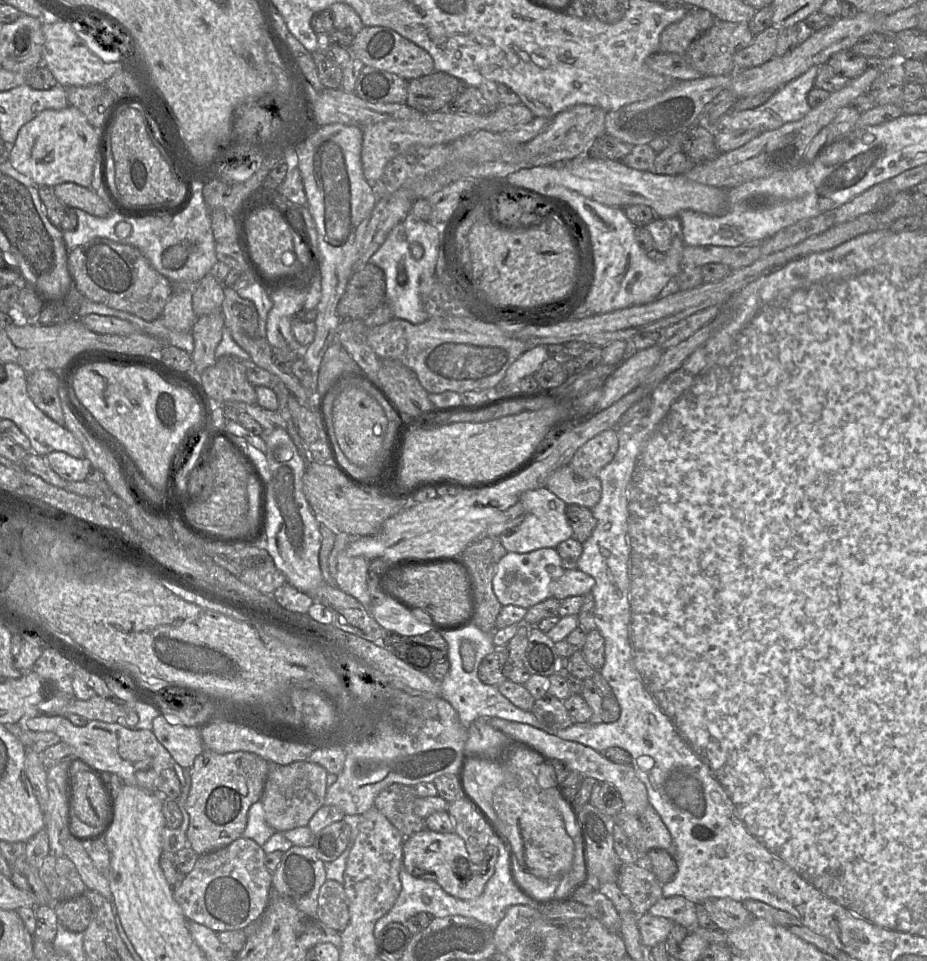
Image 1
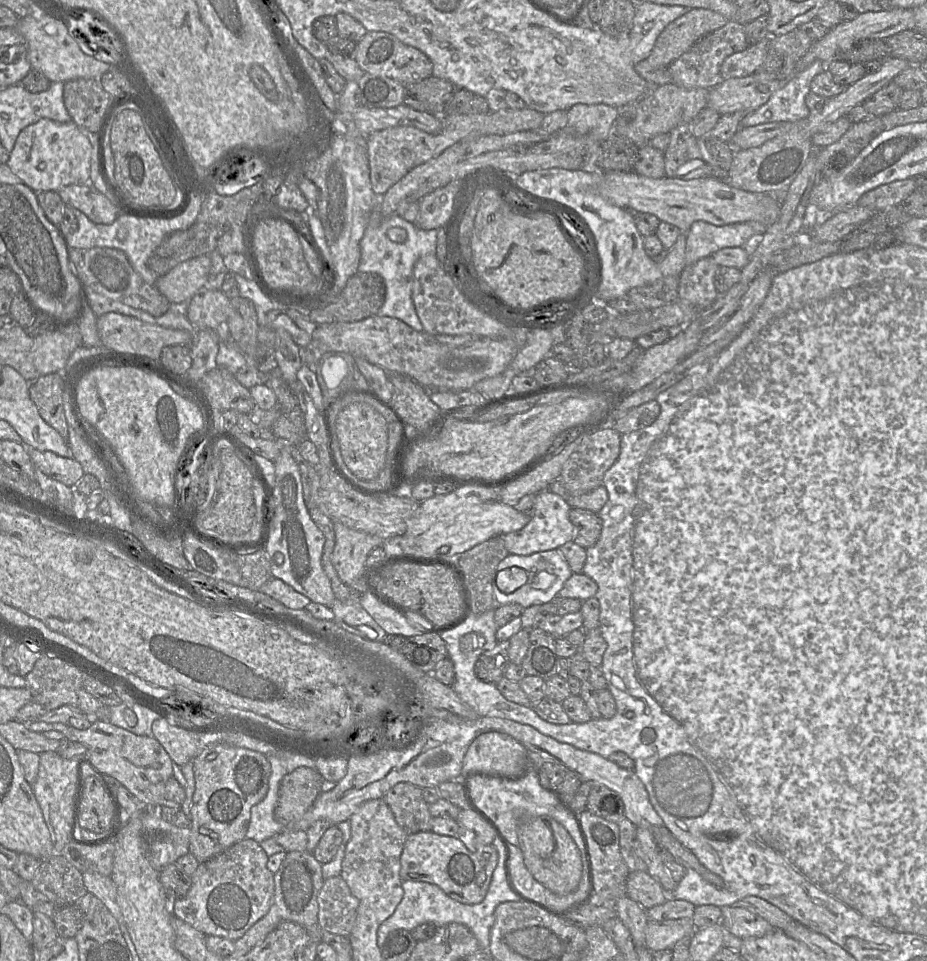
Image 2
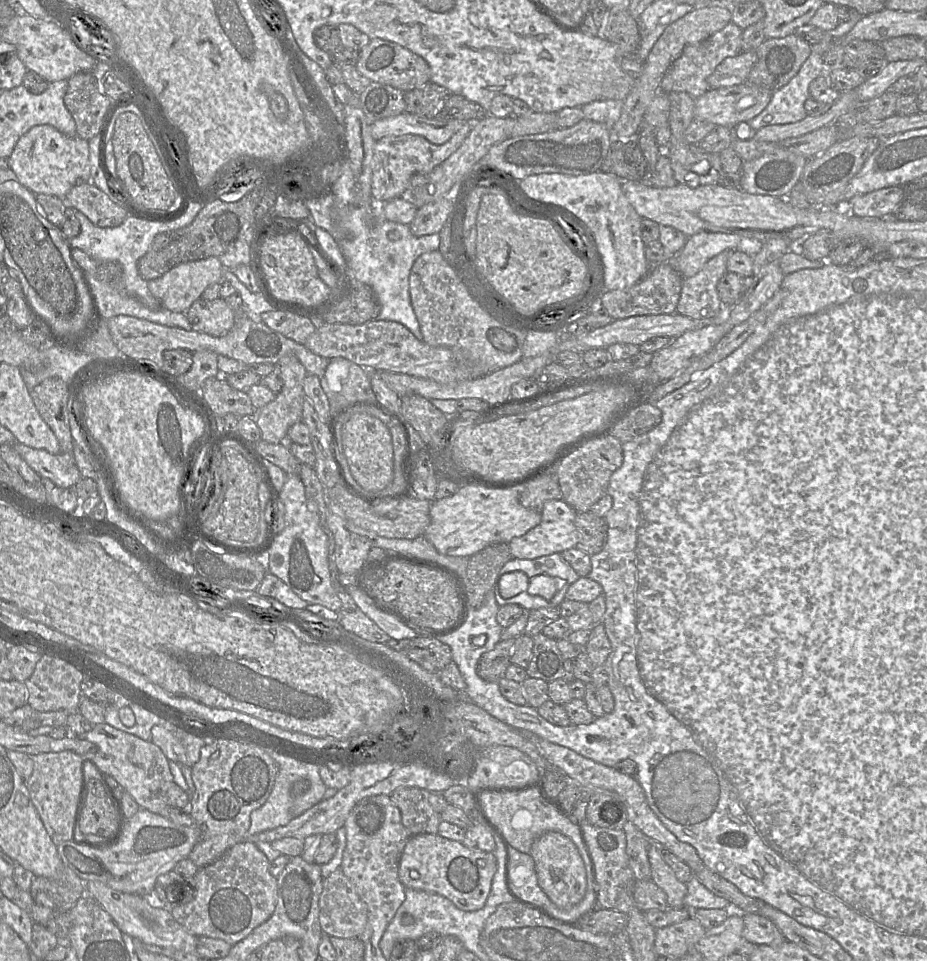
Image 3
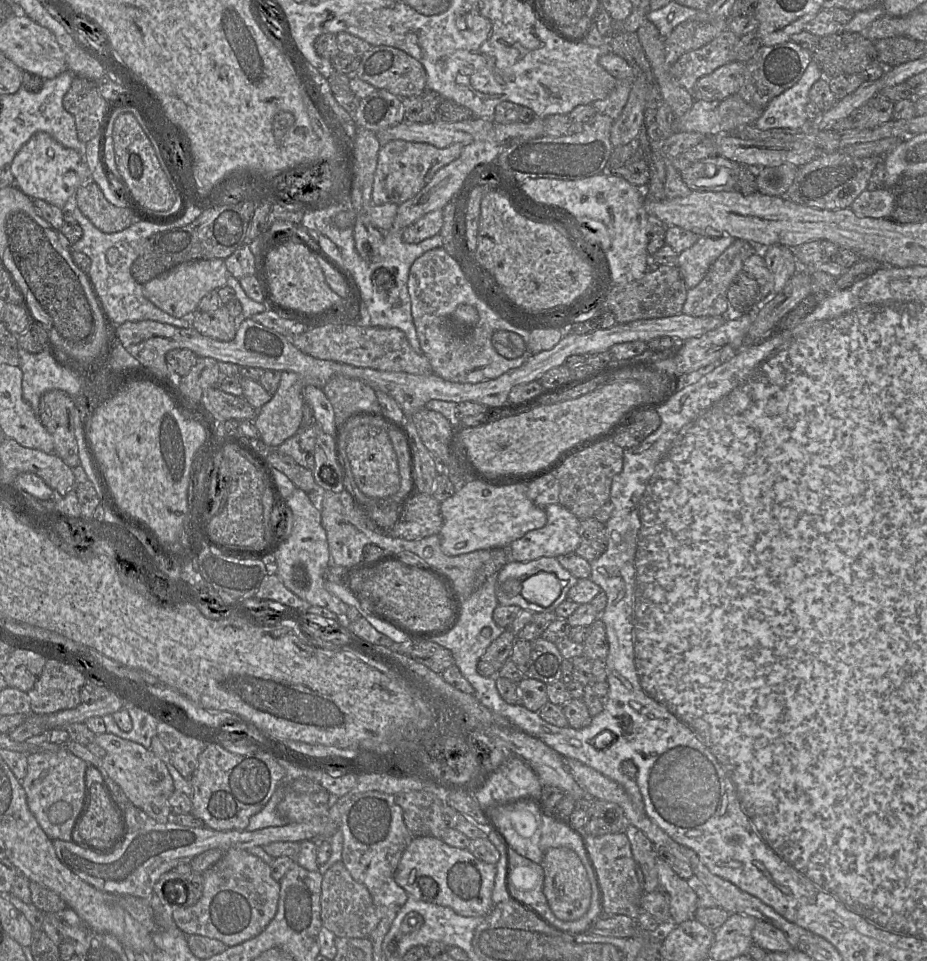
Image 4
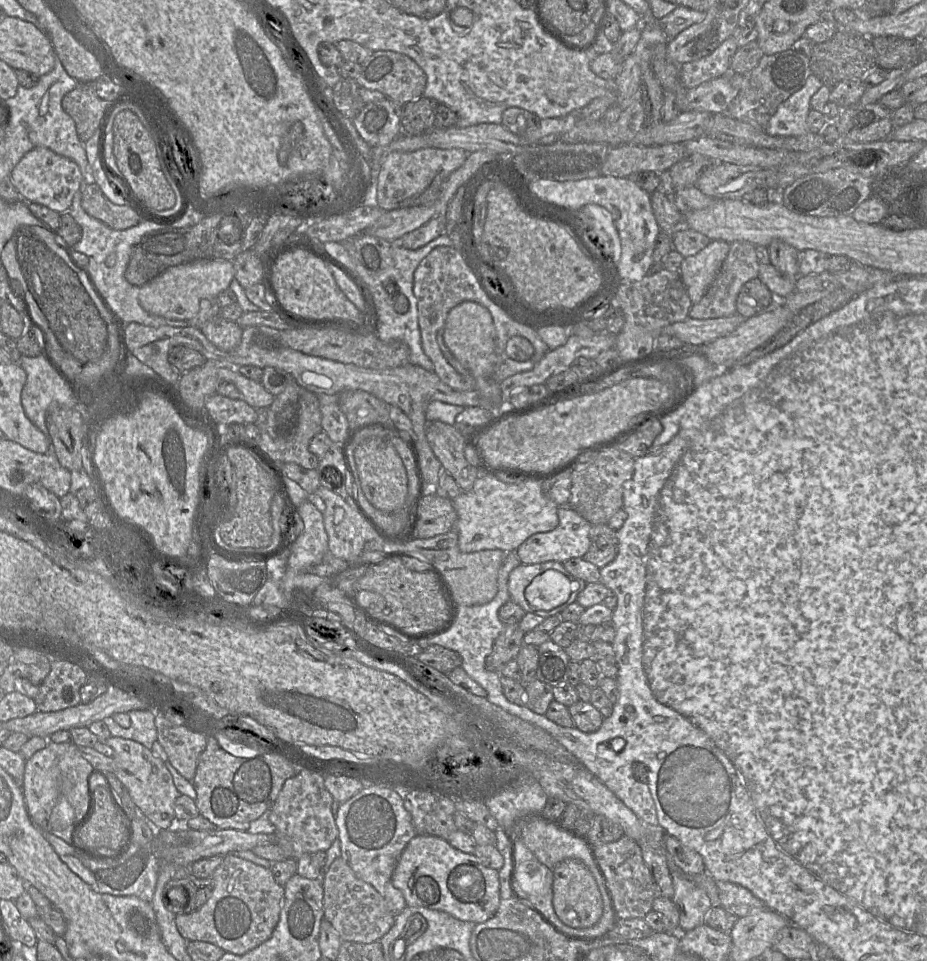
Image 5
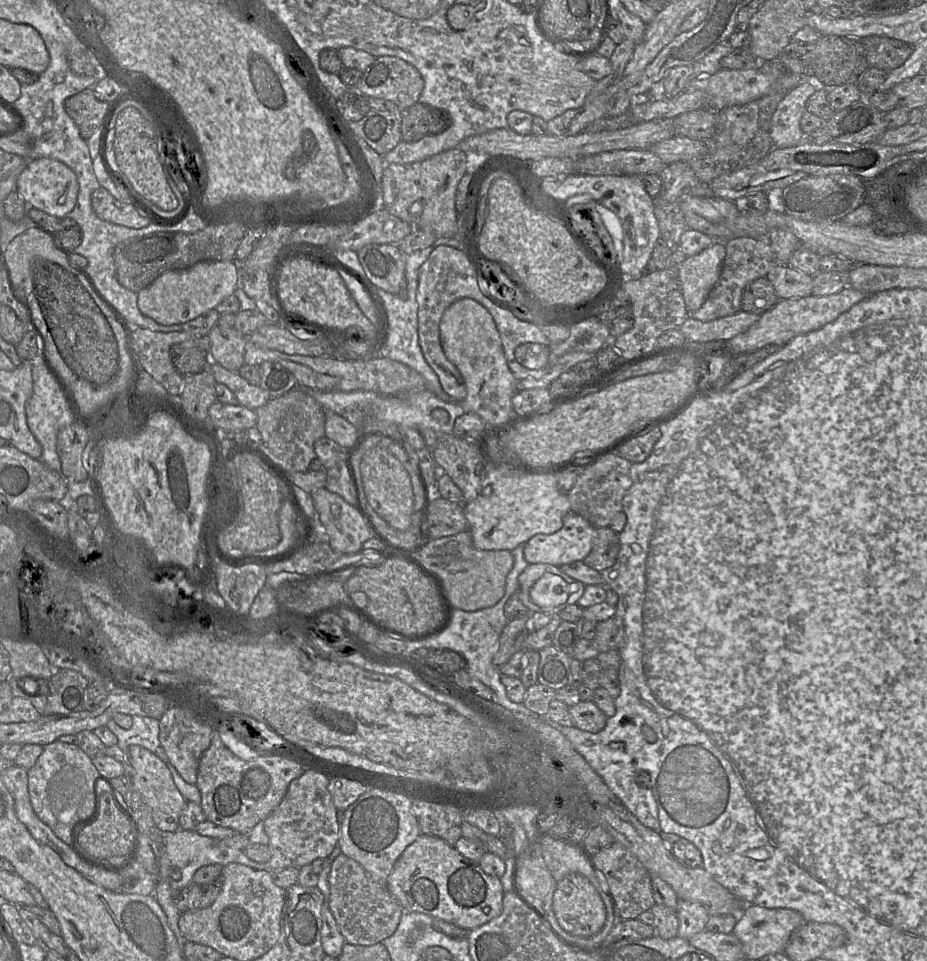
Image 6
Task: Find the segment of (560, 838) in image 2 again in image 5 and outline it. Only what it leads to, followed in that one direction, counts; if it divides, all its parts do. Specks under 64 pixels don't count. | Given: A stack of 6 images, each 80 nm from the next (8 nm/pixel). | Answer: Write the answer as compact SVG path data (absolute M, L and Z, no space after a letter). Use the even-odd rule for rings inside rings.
M565 859L553 868L552 905L557 917L567 926L588 928L602 916L602 899L595 878L577 859Z

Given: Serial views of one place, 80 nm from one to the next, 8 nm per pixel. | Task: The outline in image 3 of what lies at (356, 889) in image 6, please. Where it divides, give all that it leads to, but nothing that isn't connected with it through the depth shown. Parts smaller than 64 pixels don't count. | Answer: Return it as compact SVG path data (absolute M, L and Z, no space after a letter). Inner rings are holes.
M341 866L323 880L319 910L322 933L328 936L358 938L367 924L367 905L359 897L351 881L344 875Z

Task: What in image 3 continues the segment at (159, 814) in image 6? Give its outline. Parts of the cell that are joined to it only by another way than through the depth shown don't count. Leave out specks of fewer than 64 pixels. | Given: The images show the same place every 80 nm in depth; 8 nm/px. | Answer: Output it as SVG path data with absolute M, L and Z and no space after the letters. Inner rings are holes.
M107 723L97 724L78 736L97 745L98 751L91 761L103 775L112 776L137 802L140 808L160 814L169 805L167 791L174 783L169 760L152 741L118 730Z

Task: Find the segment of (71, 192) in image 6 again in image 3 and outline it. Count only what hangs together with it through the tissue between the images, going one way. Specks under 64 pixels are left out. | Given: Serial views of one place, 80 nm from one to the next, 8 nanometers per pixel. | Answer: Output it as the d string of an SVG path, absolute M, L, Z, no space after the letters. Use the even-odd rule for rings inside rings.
M51 125L34 126L17 141L8 165L17 181L35 195L47 194L64 199L71 188L89 181L89 143L78 135L68 137Z

